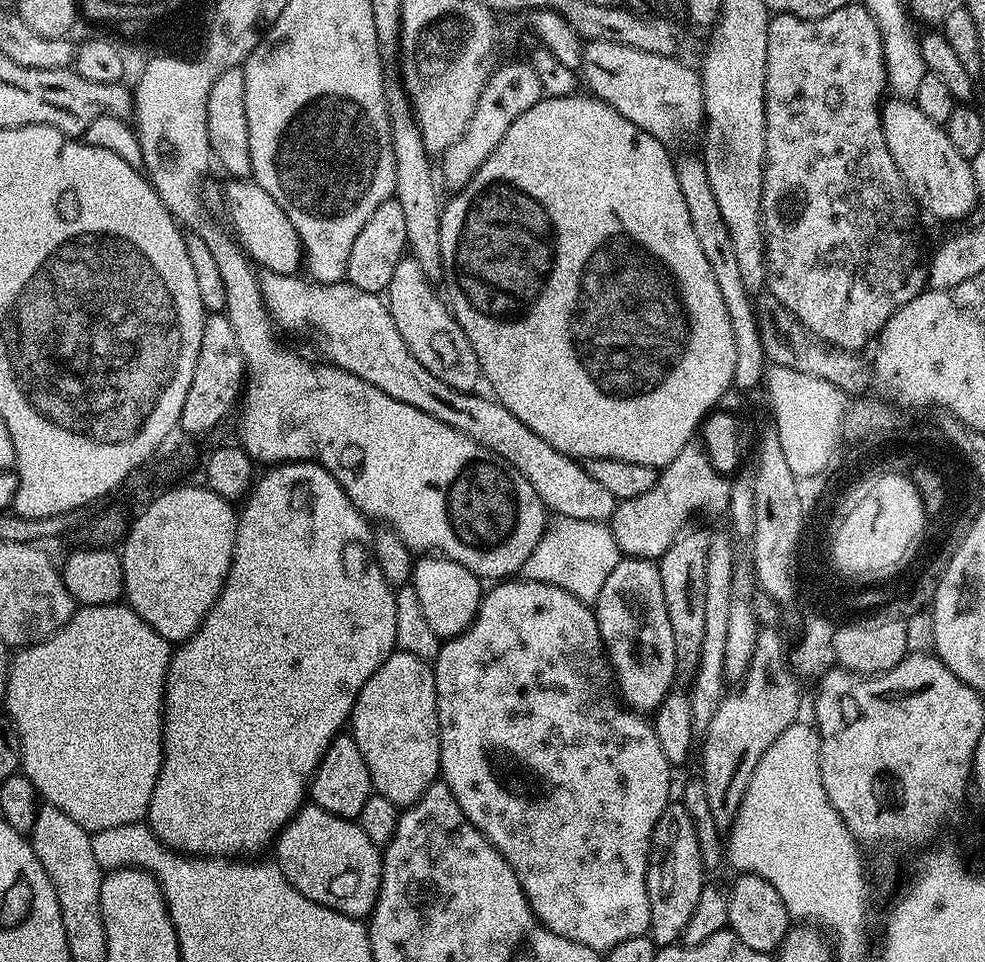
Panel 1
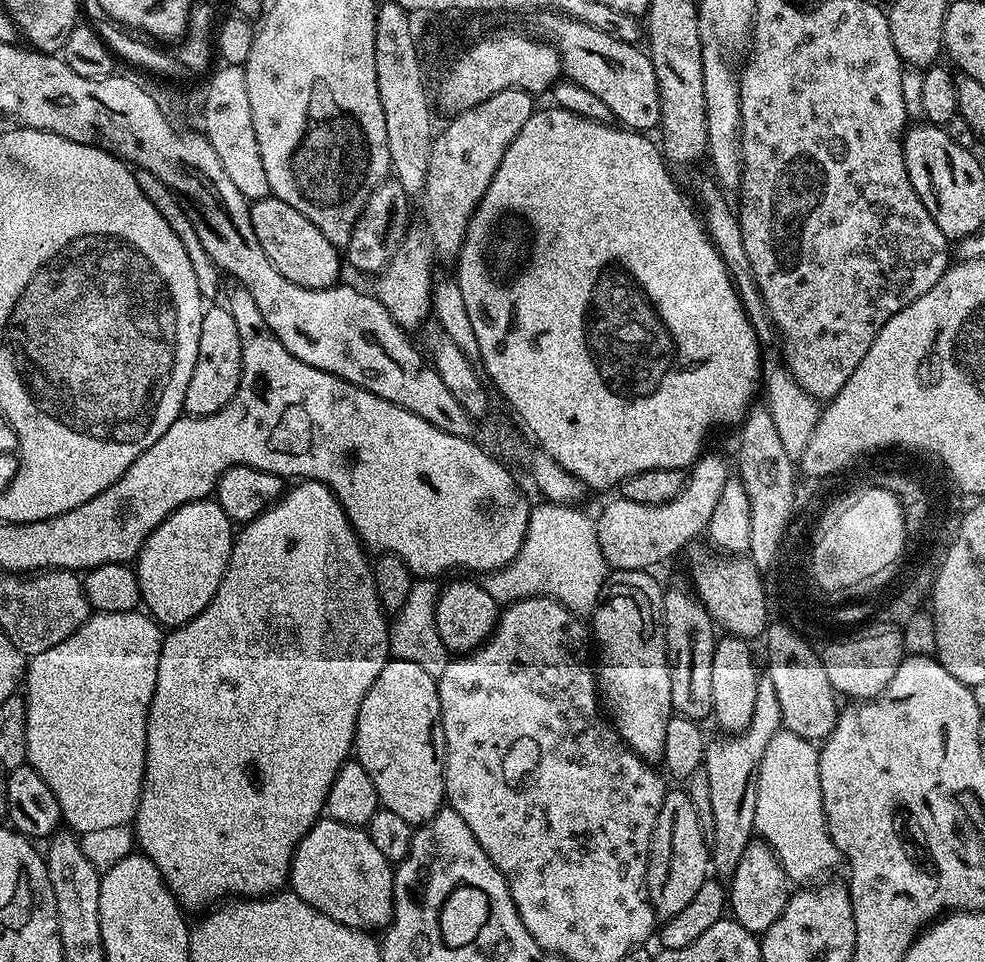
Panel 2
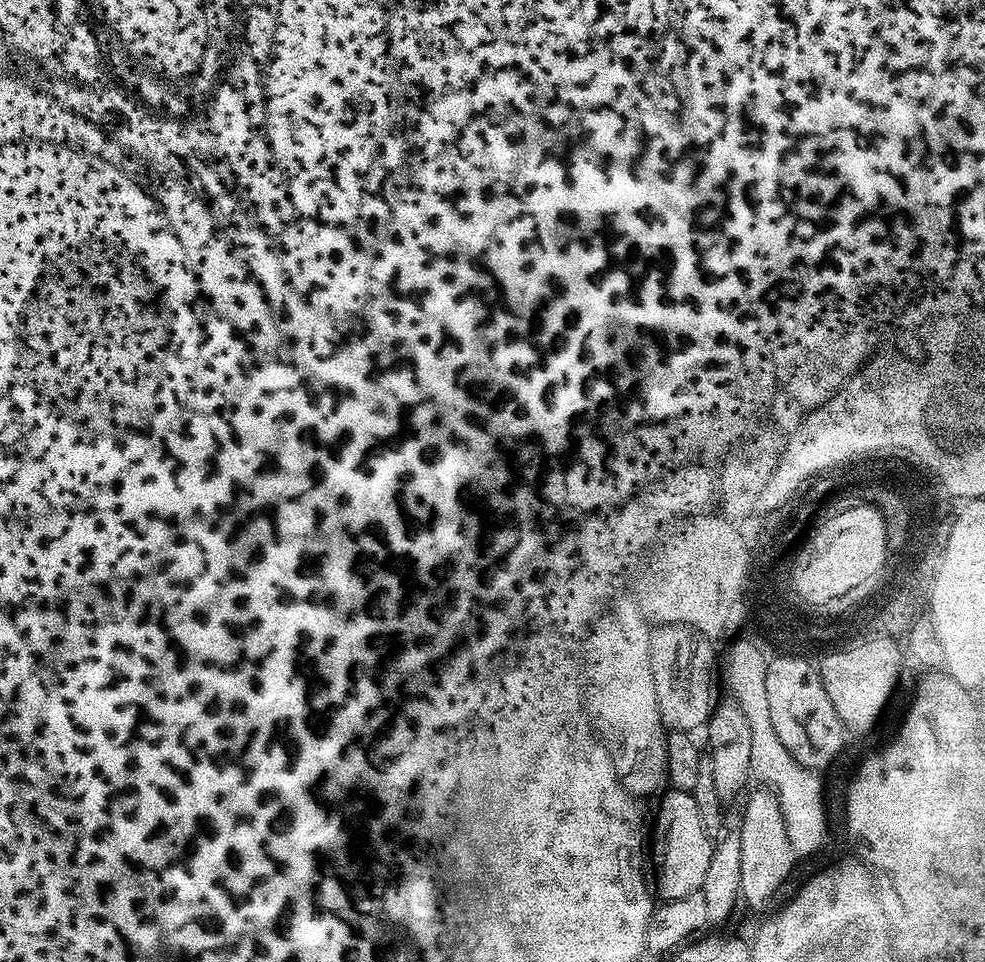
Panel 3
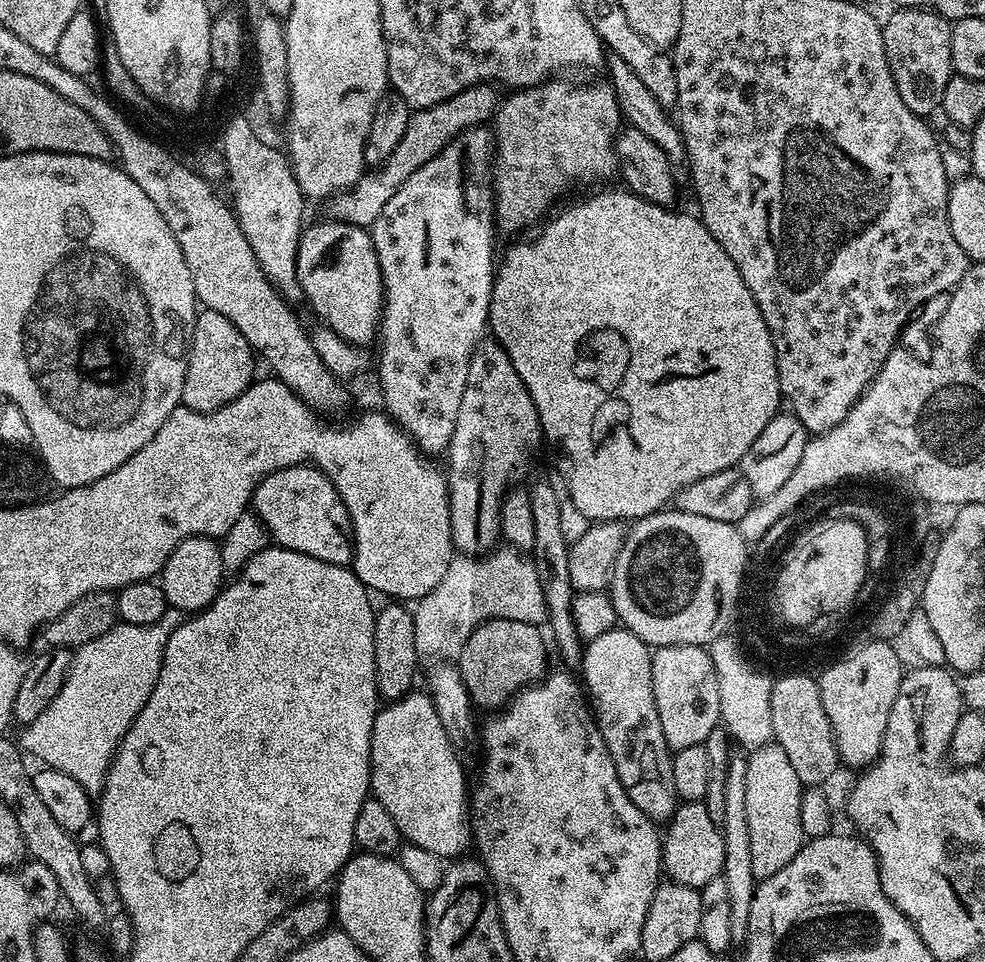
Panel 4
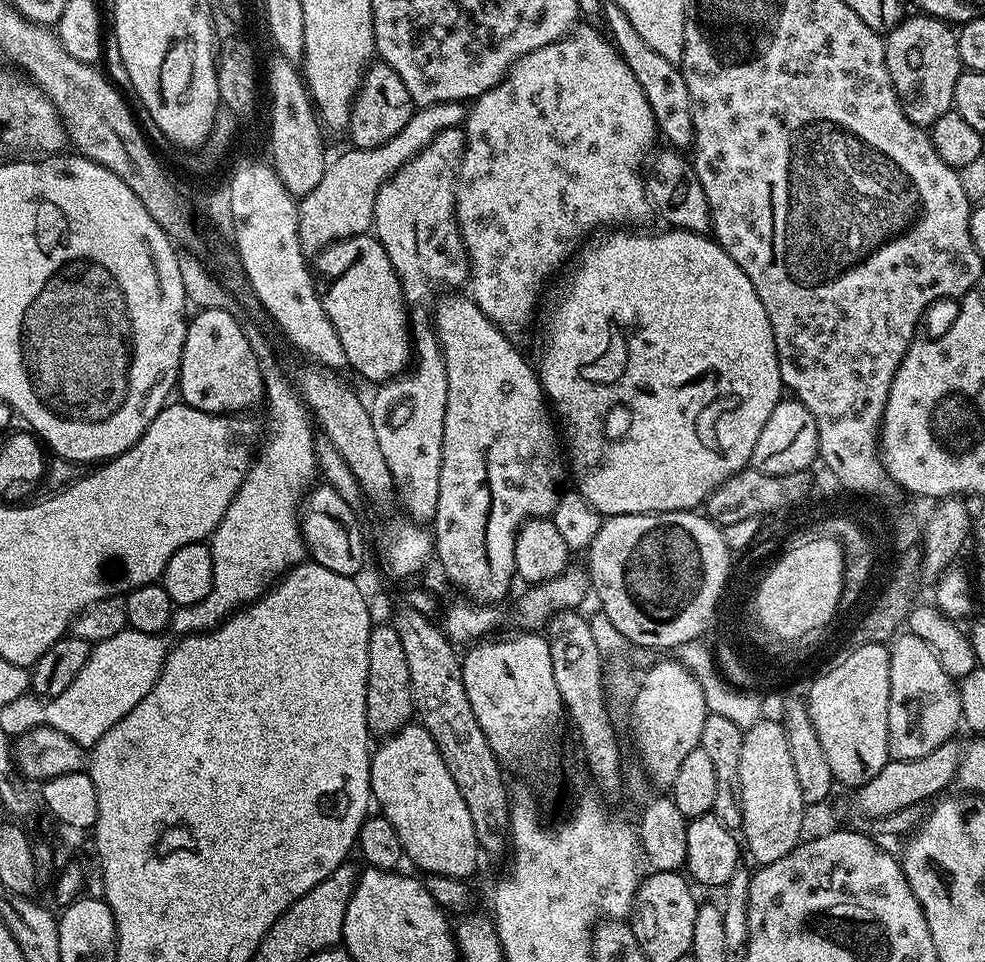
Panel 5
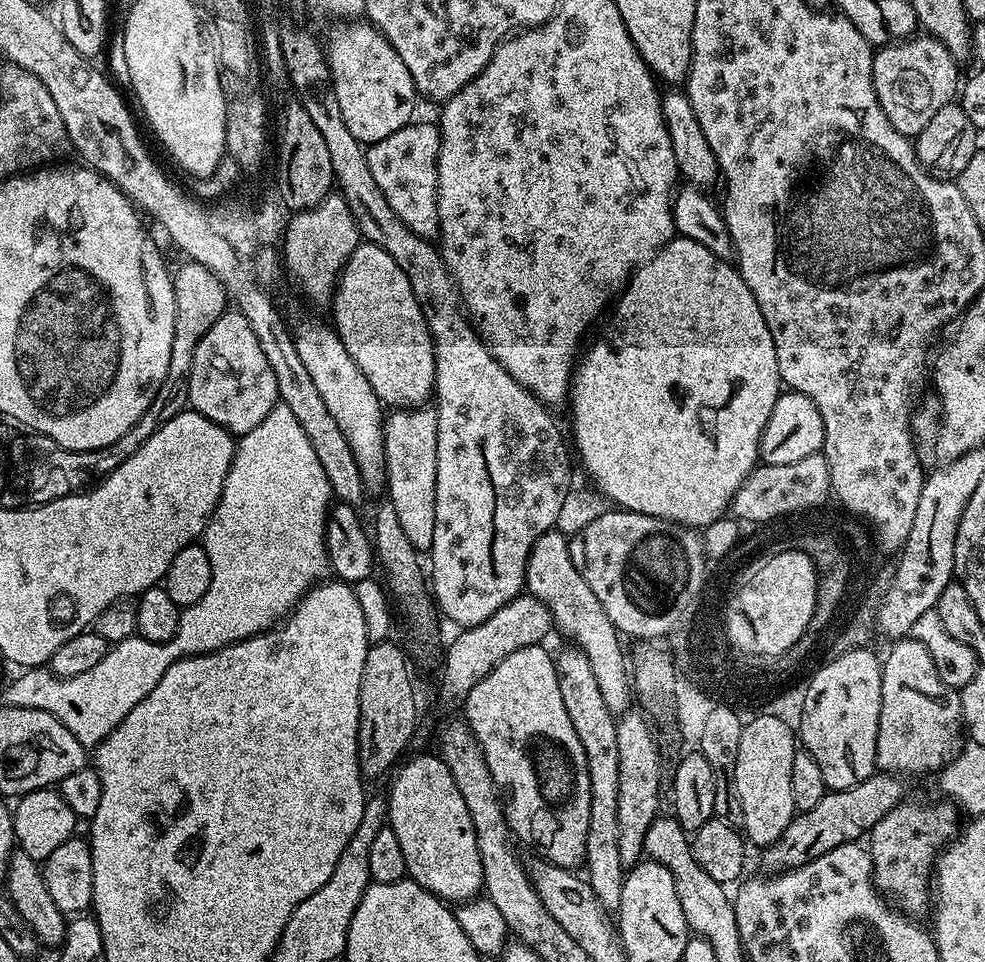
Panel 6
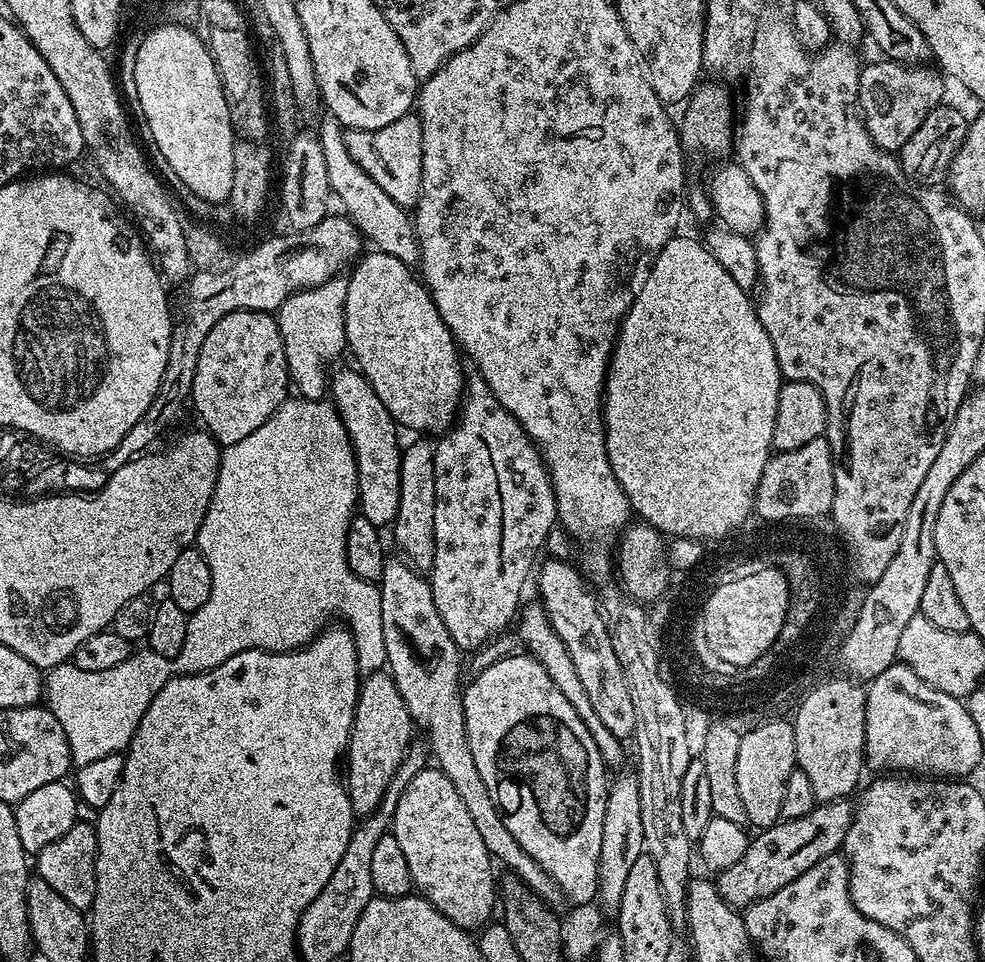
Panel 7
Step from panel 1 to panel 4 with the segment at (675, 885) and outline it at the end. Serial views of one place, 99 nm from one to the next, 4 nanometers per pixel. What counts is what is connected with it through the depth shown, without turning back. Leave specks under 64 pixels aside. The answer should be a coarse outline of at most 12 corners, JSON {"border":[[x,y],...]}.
{"border":[[703,802],[677,807],[662,868],[697,890],[721,875],[723,834]]}

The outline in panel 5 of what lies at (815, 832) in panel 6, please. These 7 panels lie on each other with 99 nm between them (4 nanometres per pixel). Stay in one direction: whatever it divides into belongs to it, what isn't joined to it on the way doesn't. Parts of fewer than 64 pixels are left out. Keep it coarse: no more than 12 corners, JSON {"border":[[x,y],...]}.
{"border":[[953,738],[917,760],[889,759],[855,789],[864,818],[928,802],[955,781]]}

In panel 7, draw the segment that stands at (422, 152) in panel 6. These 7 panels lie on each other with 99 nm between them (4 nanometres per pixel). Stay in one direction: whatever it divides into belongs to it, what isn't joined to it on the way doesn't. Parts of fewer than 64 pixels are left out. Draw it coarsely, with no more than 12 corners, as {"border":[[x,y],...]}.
{"border":[[422,122],[344,133],[350,158],[405,210],[422,190]]}

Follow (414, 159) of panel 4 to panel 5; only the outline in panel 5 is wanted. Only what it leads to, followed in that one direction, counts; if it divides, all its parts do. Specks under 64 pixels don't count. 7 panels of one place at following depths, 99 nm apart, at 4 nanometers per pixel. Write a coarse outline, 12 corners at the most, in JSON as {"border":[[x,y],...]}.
{"border":[[458,100],[417,107],[373,148],[352,146],[298,200],[306,254],[365,235],[380,187],[461,127]]}

